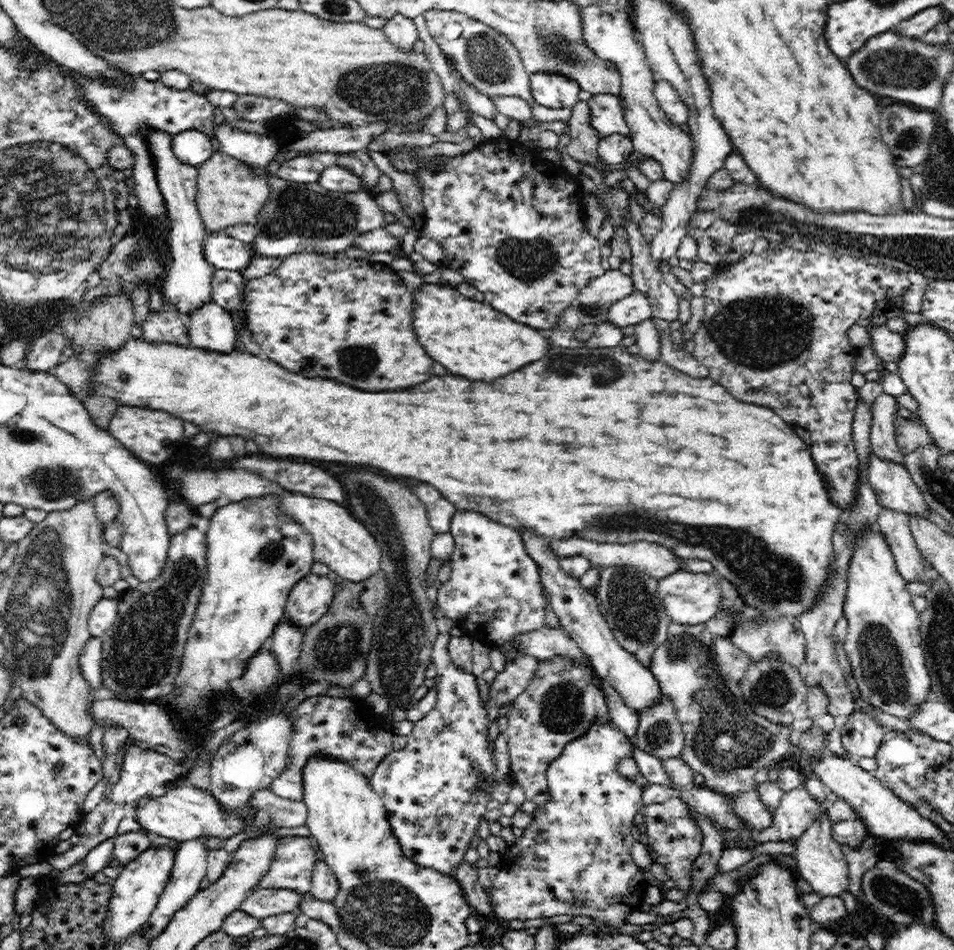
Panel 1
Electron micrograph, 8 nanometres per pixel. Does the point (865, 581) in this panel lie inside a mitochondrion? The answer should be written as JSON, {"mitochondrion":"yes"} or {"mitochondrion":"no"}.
{"mitochondrion":"no"}

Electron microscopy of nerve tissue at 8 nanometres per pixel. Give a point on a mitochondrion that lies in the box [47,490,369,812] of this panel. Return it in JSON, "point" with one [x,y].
{"point":[144,645]}

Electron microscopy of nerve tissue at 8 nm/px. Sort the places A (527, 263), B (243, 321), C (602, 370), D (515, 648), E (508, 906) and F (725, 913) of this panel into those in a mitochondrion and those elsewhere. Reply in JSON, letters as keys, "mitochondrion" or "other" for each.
{"A":"mitochondrion","B":"other","C":"mitochondrion","D":"other","E":"other","F":"other"}

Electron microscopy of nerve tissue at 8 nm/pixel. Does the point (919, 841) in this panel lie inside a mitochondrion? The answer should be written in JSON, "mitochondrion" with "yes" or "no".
{"mitochondrion":"no"}

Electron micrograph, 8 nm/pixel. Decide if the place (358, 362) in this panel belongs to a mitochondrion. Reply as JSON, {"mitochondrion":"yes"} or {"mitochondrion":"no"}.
{"mitochondrion":"yes"}

